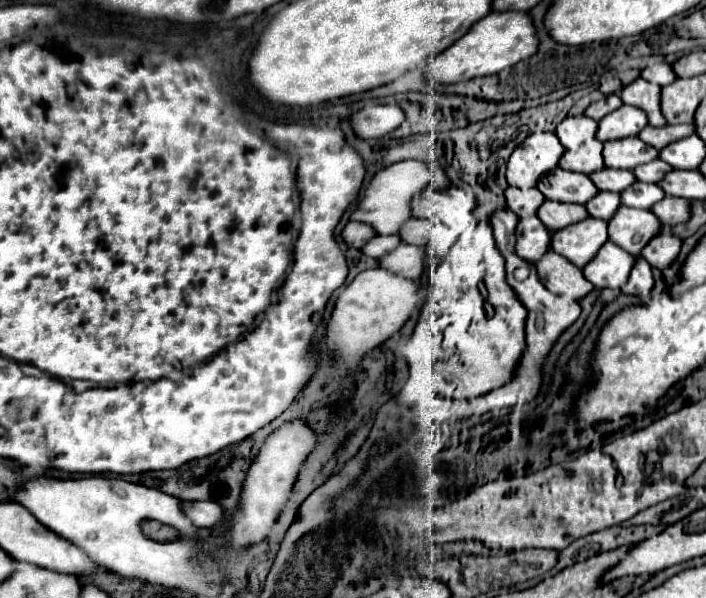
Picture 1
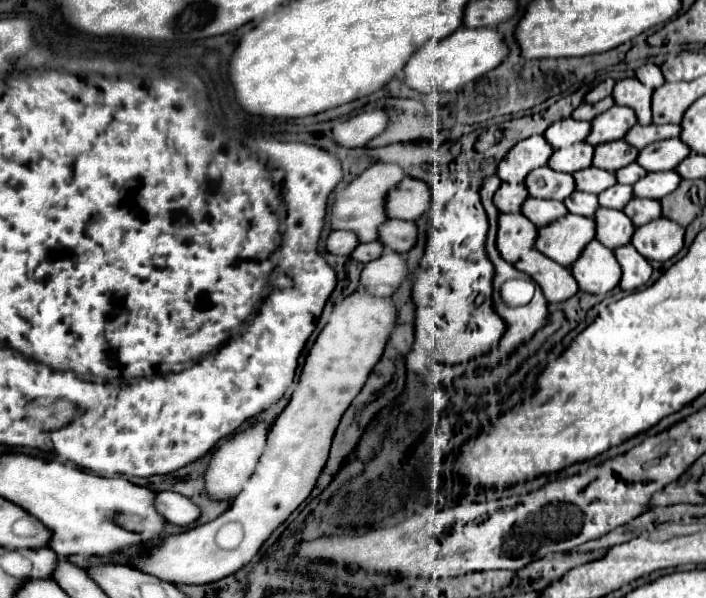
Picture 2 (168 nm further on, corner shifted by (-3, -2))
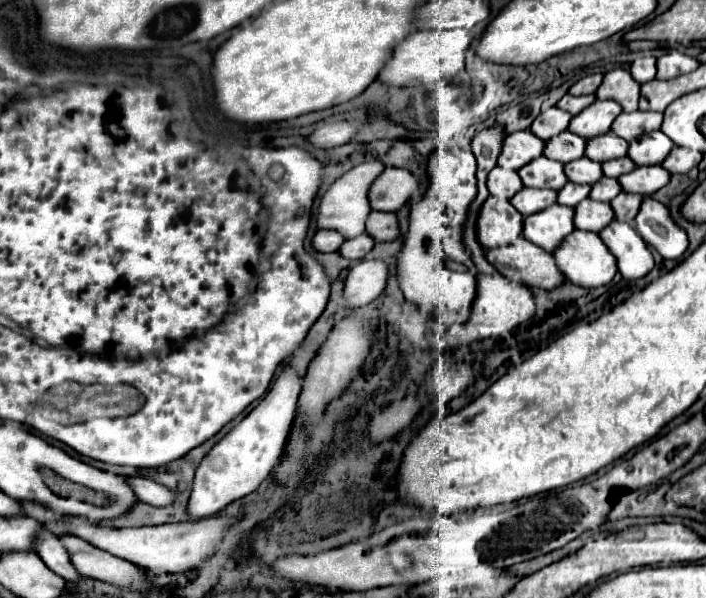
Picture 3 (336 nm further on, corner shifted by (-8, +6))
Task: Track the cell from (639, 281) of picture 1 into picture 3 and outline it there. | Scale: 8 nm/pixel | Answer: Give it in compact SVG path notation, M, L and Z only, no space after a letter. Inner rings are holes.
M613 221L613 225L601 229L601 233L597 235L617 259L617 269L625 279L645 277L653 269L655 263L651 251L629 223Z

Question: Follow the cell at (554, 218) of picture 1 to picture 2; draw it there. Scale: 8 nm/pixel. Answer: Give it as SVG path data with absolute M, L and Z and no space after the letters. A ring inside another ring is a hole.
M528 197L524 207L522 207L524 215L534 221L538 227L544 227L560 217L566 217L568 215L568 209L566 205L562 205L560 201L550 201L550 199L534 199L534 197Z

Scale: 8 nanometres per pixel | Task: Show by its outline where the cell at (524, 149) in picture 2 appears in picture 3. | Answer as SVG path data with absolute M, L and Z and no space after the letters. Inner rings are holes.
M529 131L509 133L509 137L503 139L503 149L501 149L497 165L517 171L529 161L541 157L543 149L545 149L545 141L541 141Z

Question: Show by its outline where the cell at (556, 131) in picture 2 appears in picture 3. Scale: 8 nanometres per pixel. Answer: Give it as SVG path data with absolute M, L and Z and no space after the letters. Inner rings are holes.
M551 107L551 109L547 109L547 111L541 111L541 113L533 119L529 131L531 131L533 135L541 137L543 141L547 141L549 137L555 137L555 135L559 135L561 131L565 131L567 125L569 125L569 119L571 119L569 113L565 113L565 111L557 109L557 107Z

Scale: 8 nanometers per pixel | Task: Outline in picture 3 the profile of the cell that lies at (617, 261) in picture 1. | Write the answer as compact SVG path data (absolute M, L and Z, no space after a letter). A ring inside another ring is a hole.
M573 231L565 243L557 245L553 259L565 277L581 287L607 285L617 273L617 261L605 243L591 231Z

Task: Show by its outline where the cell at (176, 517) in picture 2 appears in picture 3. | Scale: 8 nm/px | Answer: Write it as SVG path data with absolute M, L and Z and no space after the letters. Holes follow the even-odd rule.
M127 477L127 483L131 485L131 489L135 491L135 497L143 503L149 503L153 507L165 507L169 503L173 503L175 493L169 491L167 487L145 479L145 477Z

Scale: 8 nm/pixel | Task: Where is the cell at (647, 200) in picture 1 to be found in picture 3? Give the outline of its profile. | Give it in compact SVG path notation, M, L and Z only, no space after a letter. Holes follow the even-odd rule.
M601 177L601 181L597 181L591 187L589 197L593 201L611 201L613 197L617 197L617 193L621 193L619 181L617 179L611 179L611 177Z

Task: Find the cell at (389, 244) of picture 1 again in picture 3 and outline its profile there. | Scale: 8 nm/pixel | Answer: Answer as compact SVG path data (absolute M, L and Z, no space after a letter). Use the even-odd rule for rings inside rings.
M363 233L361 237L355 239L347 239L341 247L339 247L339 255L345 259L363 259L371 249L373 249L375 241L373 237L367 237L367 233Z

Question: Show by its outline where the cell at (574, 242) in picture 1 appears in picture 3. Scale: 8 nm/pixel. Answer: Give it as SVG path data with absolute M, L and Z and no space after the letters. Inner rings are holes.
M551 205L549 209L523 219L523 237L547 253L553 253L573 229L573 209L565 205Z

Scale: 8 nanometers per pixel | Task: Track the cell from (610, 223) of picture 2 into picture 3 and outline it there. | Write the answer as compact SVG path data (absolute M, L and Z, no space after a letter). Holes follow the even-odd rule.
M585 199L585 201L581 201L581 205L575 207L575 217L573 217L575 229L599 233L611 221L613 221L613 209L609 203Z

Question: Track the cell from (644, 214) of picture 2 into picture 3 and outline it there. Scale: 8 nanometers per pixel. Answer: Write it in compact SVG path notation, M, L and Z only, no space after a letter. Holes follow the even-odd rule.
M619 193L613 201L611 201L611 209L615 213L617 221L625 221L631 223L635 221L635 215L639 211L639 205L643 201L643 195L635 195L635 193Z

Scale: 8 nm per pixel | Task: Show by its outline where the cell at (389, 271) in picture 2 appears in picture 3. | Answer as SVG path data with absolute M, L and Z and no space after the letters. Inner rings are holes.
M361 261L355 265L343 287L343 307L357 309L377 299L387 285L387 265L383 261Z

